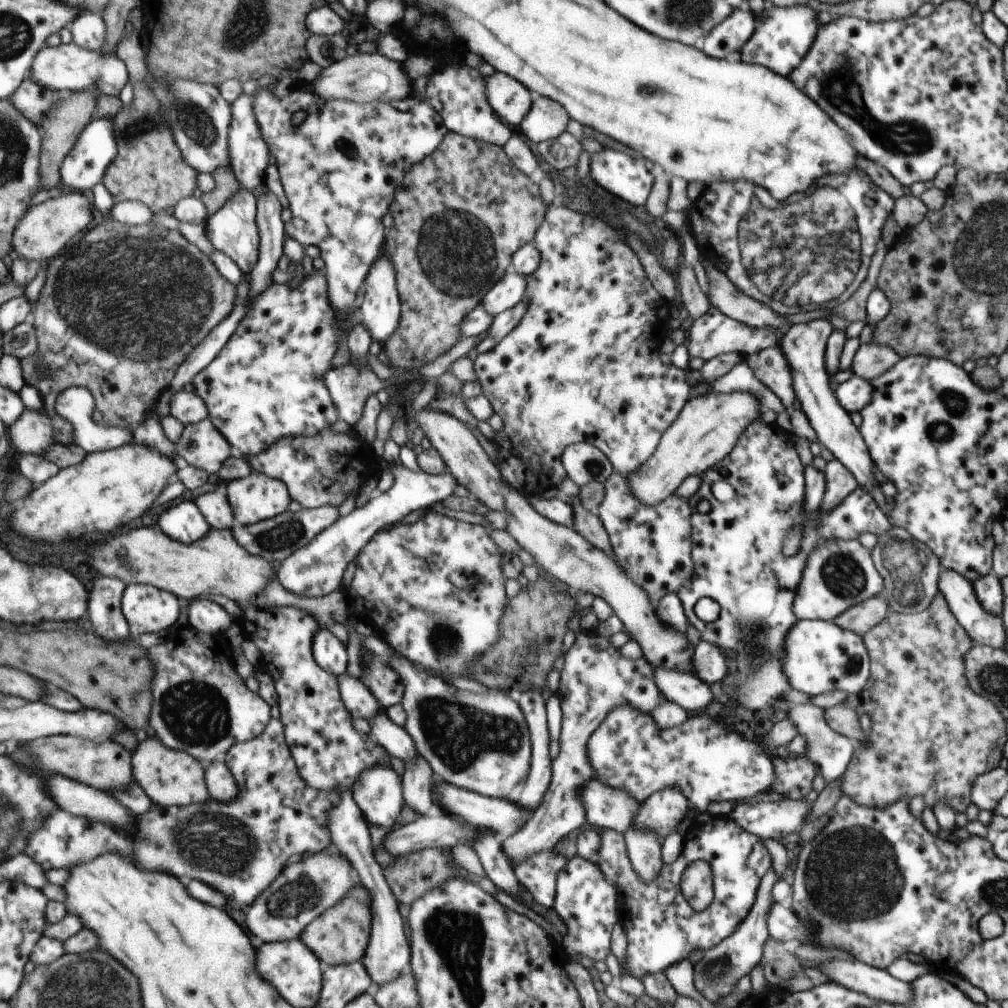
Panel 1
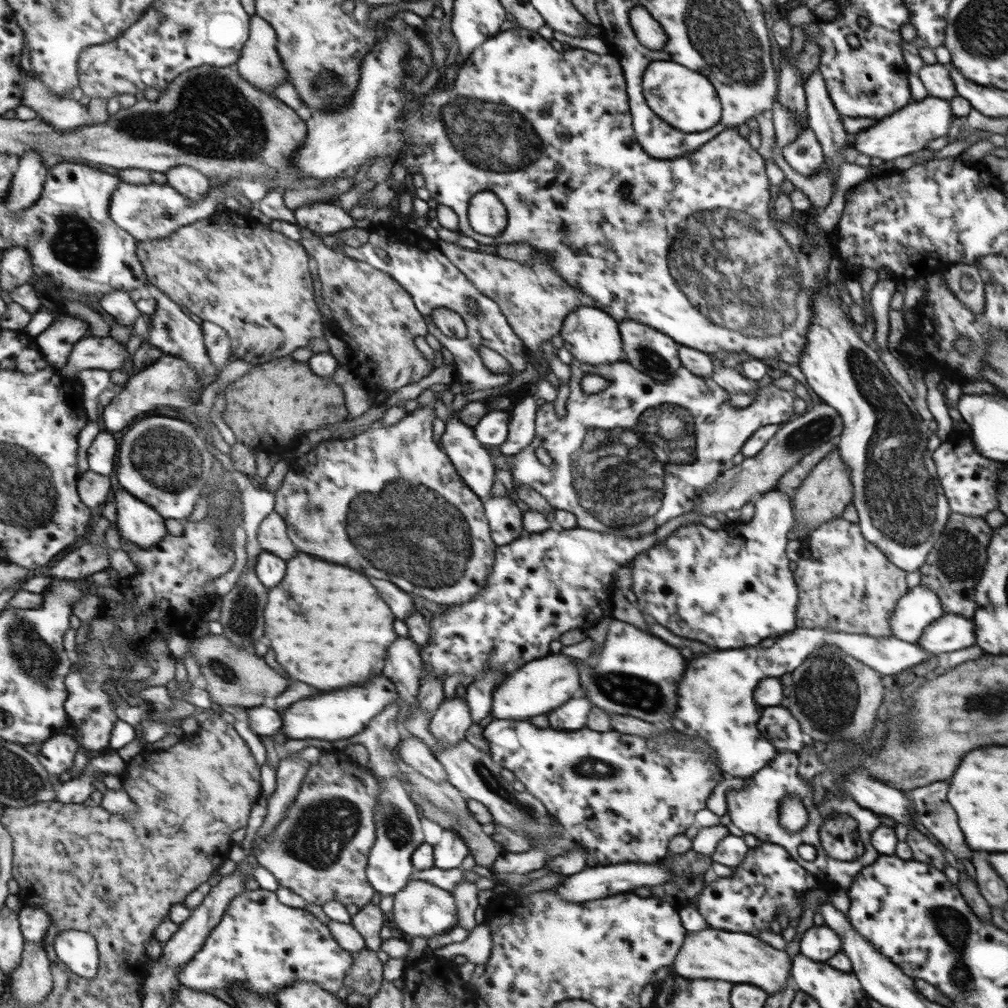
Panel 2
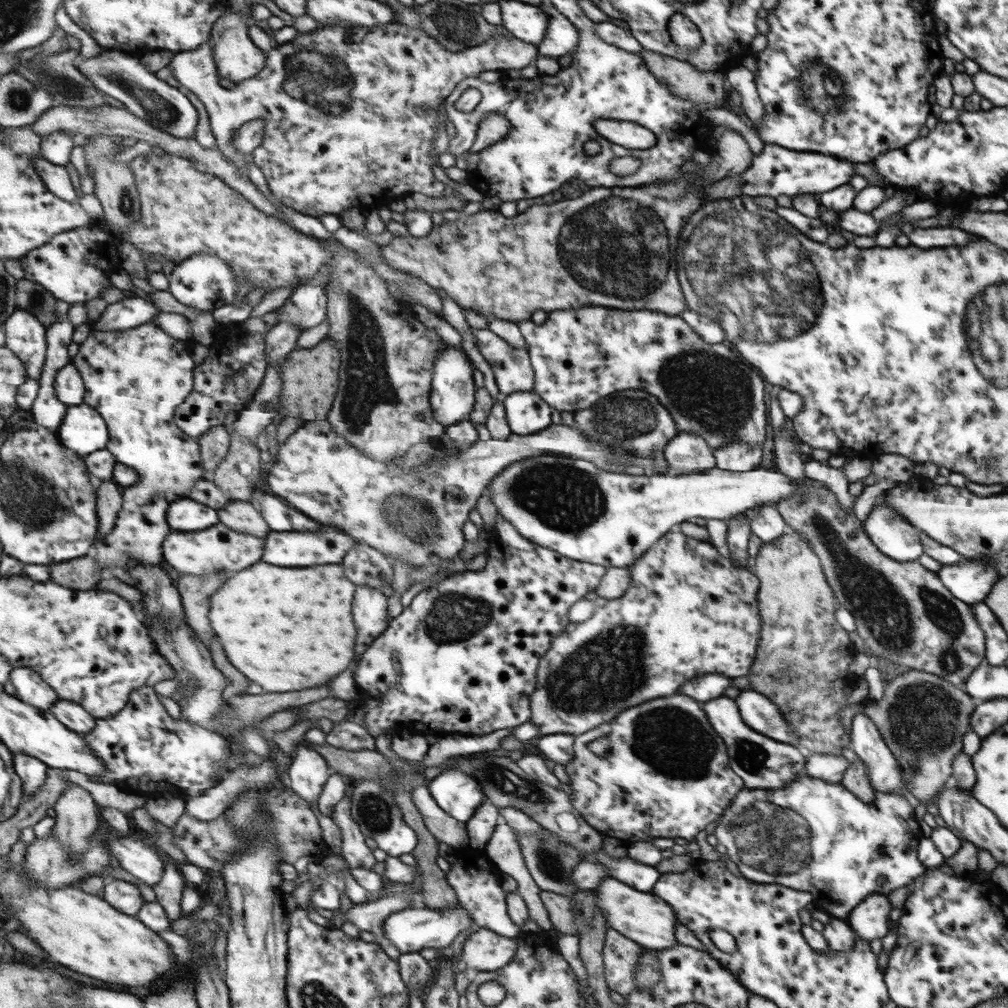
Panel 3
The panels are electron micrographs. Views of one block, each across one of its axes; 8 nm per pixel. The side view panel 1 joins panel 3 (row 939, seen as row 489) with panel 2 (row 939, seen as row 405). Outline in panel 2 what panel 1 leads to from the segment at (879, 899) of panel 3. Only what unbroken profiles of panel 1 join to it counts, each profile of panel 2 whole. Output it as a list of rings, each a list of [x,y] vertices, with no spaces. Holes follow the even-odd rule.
[[[825,924],[807,928],[798,943],[799,955],[817,963],[832,959],[843,945],[840,934]]]

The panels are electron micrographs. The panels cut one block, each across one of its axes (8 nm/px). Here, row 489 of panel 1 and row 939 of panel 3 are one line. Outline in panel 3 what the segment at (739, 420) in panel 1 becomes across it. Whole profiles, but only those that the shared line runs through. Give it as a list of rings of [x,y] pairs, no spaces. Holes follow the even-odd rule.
[[[610,877],[599,882],[599,885],[590,892],[596,896],[595,903],[601,909],[607,927],[620,932],[629,940],[636,941],[641,948],[650,949],[658,954],[659,951],[675,946],[675,924],[678,924],[679,917],[671,905],[660,897],[654,896],[651,892],[638,892],[631,886]]]

